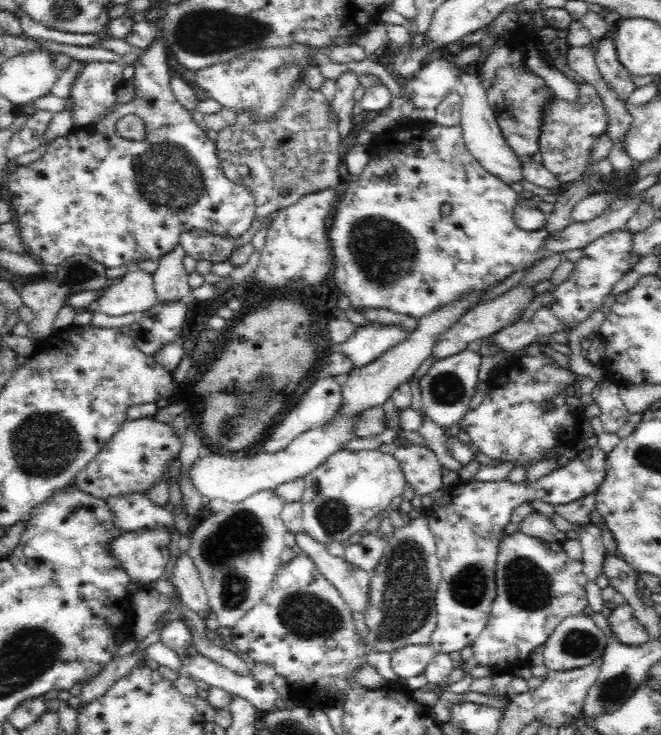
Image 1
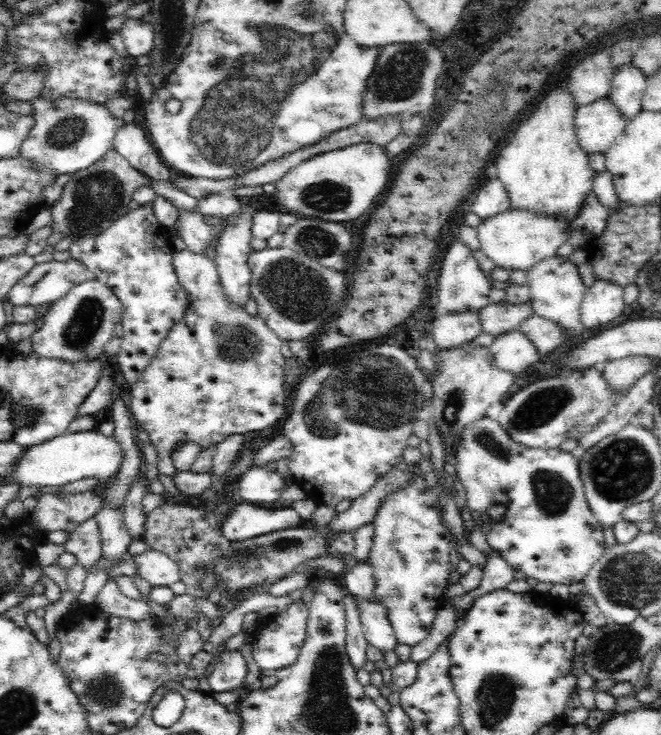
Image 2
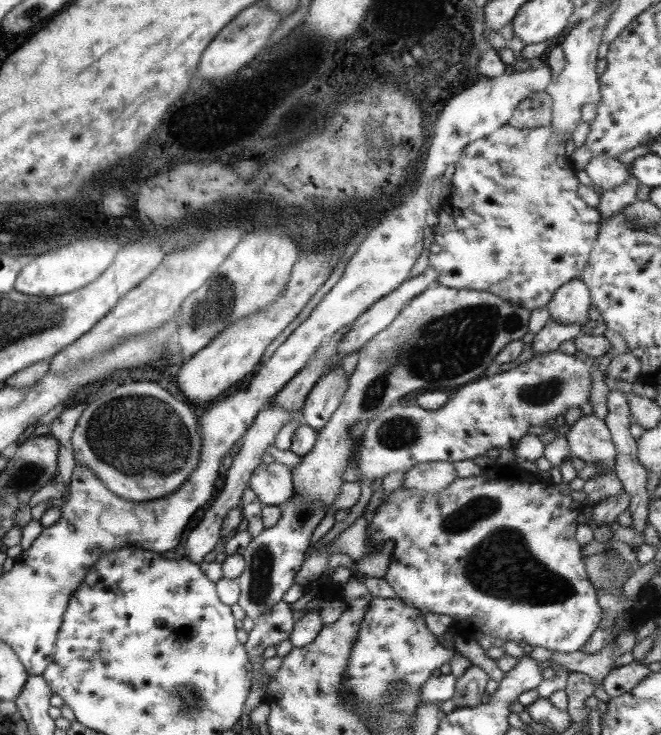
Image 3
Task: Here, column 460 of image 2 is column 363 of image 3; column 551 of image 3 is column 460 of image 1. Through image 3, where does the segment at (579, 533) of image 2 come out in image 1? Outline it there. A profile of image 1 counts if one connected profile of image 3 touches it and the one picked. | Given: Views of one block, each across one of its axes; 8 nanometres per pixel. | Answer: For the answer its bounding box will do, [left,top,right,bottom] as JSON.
[419,350,481,428]

